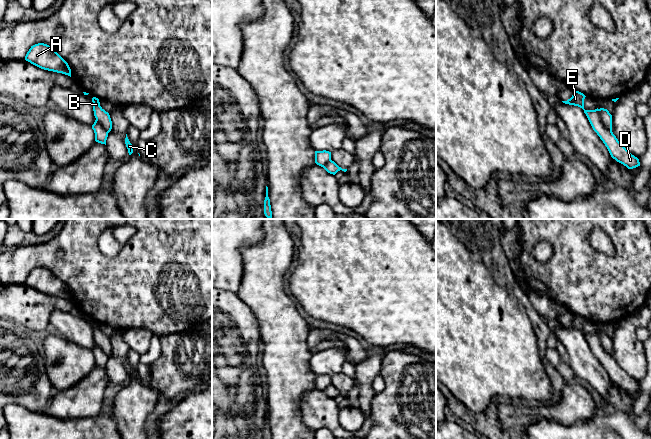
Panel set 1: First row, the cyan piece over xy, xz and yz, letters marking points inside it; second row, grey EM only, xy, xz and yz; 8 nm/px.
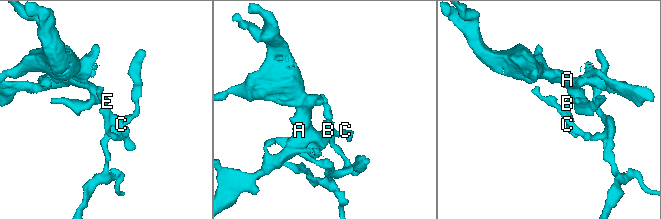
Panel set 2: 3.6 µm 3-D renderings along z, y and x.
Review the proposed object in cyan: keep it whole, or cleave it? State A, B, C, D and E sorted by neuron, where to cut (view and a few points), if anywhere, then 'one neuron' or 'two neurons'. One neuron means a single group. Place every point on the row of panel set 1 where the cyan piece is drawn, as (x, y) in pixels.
A B C / D E; cut in yz along (598, 109), (601, 122), (611, 131); two neurons

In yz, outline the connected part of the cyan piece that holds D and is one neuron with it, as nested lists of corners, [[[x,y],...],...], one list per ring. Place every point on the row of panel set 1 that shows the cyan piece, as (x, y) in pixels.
[[[574,91],[572,97],[567,101],[562,101],[565,104],[574,105],[582,108],[586,114],[593,130],[597,133],[600,139],[607,147],[611,157],[617,162],[623,164],[628,169],[633,169],[640,166],[639,159],[632,155],[616,138],[613,132],[607,129],[600,118],[599,109],[585,110],[584,99],[585,95],[579,91]]]

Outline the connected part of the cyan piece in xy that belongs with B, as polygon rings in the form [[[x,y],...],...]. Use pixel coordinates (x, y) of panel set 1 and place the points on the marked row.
[[[96,97],[92,98],[93,111],[96,120],[98,120],[103,128],[109,133],[112,129],[112,121],[108,112],[106,112],[101,106],[99,99]]]

